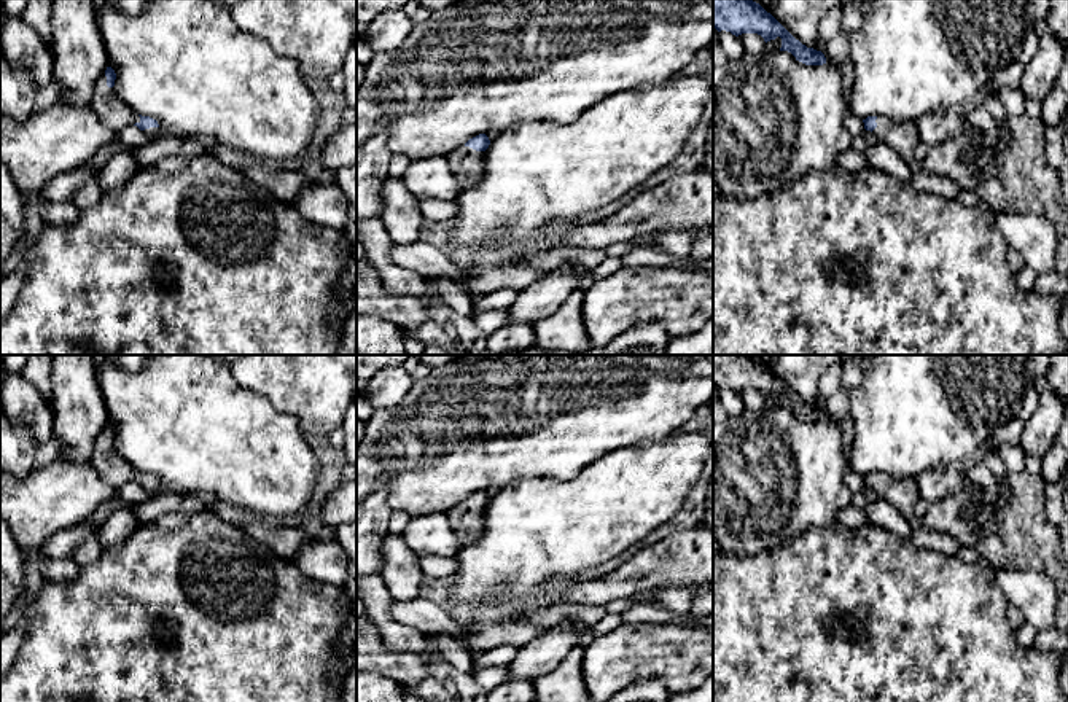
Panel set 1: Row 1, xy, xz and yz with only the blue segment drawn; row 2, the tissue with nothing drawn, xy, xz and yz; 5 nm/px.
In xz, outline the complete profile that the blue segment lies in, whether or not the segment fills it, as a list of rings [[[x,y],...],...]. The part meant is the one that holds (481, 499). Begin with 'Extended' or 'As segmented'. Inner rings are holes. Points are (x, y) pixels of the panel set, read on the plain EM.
Extended. [[[479,490],[447,513],[450,527],[457,533],[462,546],[471,544],[482,533],[484,508],[489,501],[489,493],[485,490]]]

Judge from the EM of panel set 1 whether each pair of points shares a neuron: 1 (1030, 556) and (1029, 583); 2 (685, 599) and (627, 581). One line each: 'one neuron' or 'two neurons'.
1: two neurons
2: two neurons

